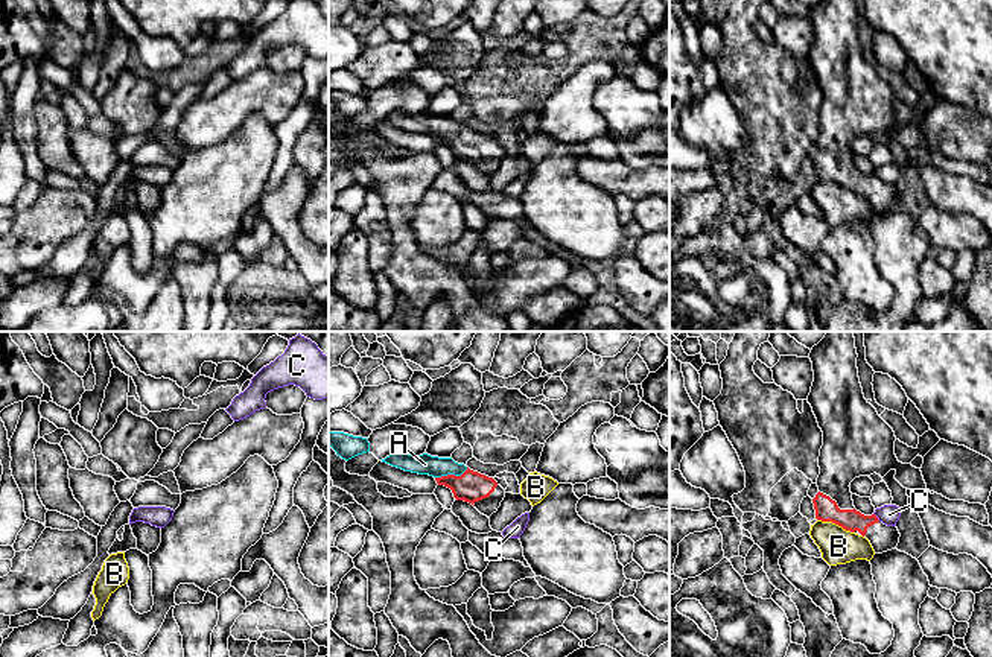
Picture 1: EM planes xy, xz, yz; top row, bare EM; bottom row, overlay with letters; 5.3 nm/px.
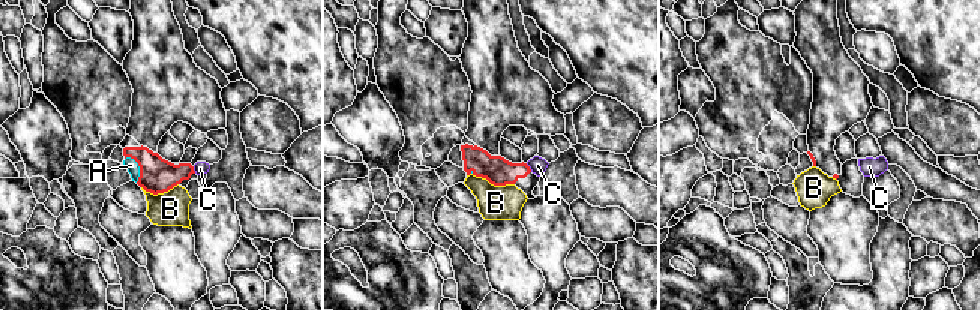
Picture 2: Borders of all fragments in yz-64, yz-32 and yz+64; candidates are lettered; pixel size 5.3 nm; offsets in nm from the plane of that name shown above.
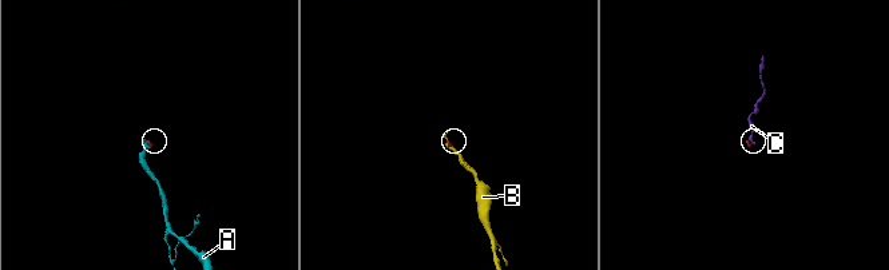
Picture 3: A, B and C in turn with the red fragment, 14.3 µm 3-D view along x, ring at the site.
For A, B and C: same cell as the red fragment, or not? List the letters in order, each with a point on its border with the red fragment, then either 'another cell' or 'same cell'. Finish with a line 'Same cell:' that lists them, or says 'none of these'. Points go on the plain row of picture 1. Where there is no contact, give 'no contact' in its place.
A: xz (451, 134) | same cell
B: yz (836, 183) | another cell
C: yz (877, 177) | another cell
Same cell: A

